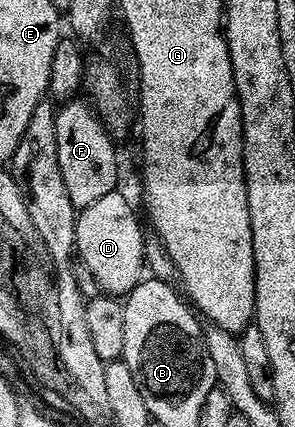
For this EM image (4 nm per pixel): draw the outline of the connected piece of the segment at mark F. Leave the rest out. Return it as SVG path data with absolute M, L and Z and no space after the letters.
M73 99L63 102L56 109L56 134L58 135L58 171L66 183L66 195L78 211L90 207L102 195L117 192L116 180L120 165L116 162L116 145L113 134L100 120L100 114L87 100Z

